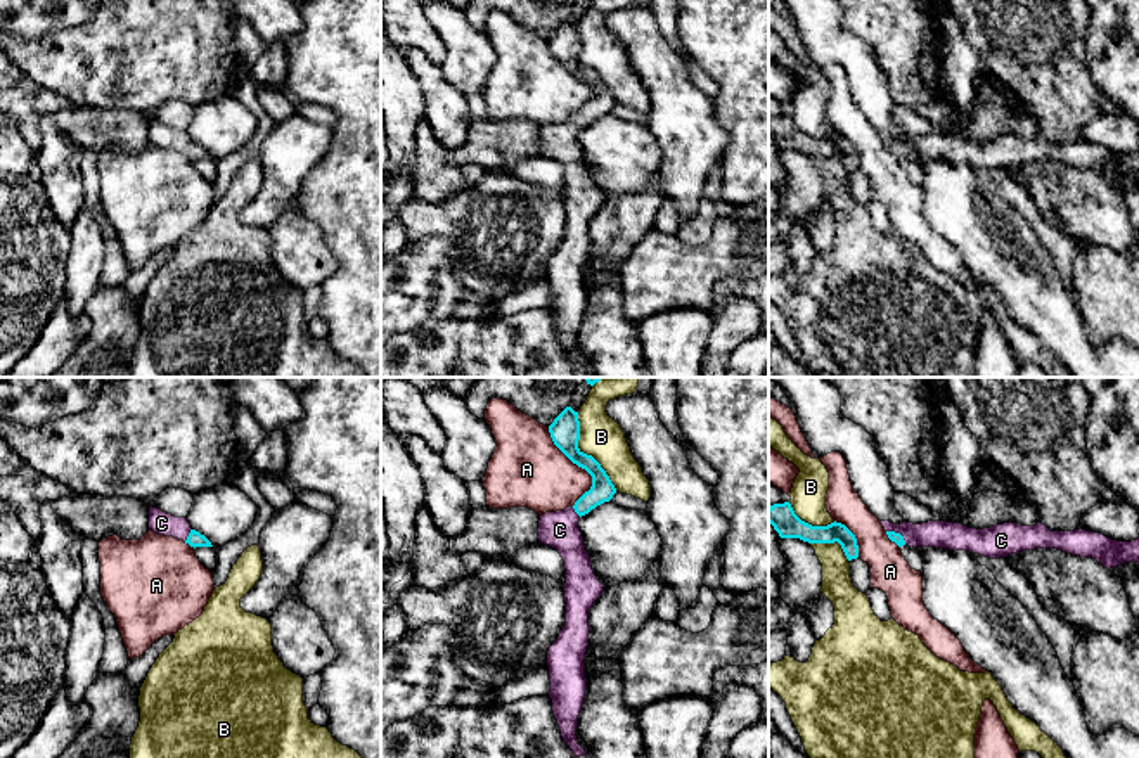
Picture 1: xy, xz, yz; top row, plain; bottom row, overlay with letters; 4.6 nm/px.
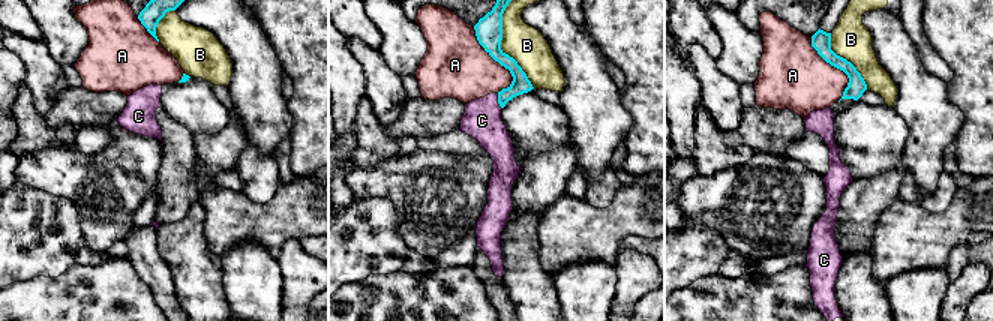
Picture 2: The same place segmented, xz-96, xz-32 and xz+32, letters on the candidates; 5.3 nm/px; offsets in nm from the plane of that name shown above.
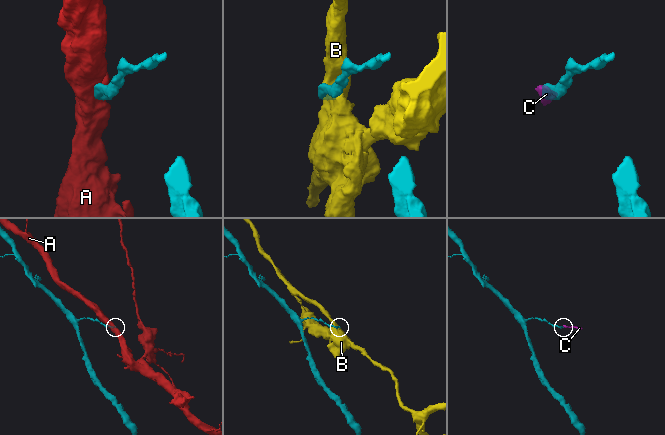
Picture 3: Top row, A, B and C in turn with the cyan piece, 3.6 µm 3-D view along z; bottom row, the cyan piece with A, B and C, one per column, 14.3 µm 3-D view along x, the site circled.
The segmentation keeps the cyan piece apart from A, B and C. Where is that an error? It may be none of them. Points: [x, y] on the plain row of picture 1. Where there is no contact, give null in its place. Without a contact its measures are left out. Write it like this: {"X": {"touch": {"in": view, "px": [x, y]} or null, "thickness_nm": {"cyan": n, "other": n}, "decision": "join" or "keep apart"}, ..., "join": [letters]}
{"A": {"touch": {"in": "xz", "px": [580, 78]}, "thickness_nm": {"cyan": 140, "other": 360}, "decision": "keep apart"}, "B": {"touch": {"in": "xz", "px": [585, 66]}, "thickness_nm": {"cyan": 140, "other": 200}, "decision": "keep apart"}, "C": {"touch": {"in": "xy", "px": [189, 147]}, "thickness_nm": {"cyan": 70, "other": 110}, "decision": "join"}, "join": ["C"]}

